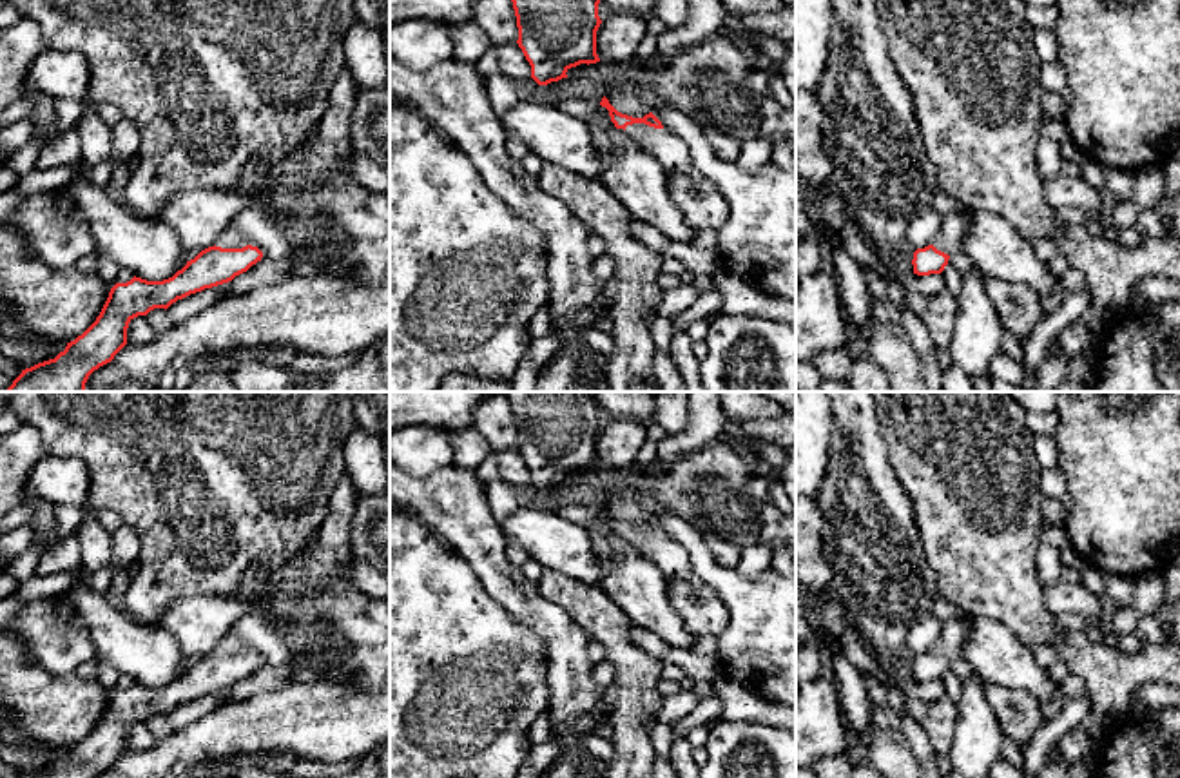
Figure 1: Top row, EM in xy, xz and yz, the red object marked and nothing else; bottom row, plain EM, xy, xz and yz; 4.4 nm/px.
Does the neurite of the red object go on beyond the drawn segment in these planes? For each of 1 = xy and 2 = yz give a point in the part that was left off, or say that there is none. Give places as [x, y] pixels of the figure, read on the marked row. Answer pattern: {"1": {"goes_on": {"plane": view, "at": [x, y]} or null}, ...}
{"1": {"goes_on": {"plane": "xy", "at": [229, 238]}}, "2": {"goes_on": {"plane": "yz", "at": [950, 238]}}}

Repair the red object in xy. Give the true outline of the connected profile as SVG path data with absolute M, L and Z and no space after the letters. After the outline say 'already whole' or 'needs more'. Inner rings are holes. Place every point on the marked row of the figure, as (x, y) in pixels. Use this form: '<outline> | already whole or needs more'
M225 230L214 247L163 281L132 277L116 283L96 321L54 359L38 363L4 392L85 392L89 375L111 363L127 345L129 323L154 308L169 308L178 299L232 281L261 261L263 252L234 230Z | needs more

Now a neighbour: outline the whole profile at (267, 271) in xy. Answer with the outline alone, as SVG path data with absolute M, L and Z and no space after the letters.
M261 258L247 272L227 283L227 296L241 296L261 285L279 285L294 276L294 265L294 258L279 261Z

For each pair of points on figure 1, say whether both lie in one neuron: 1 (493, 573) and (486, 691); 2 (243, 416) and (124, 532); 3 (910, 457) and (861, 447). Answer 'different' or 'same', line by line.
1: different
2: different
3: different

